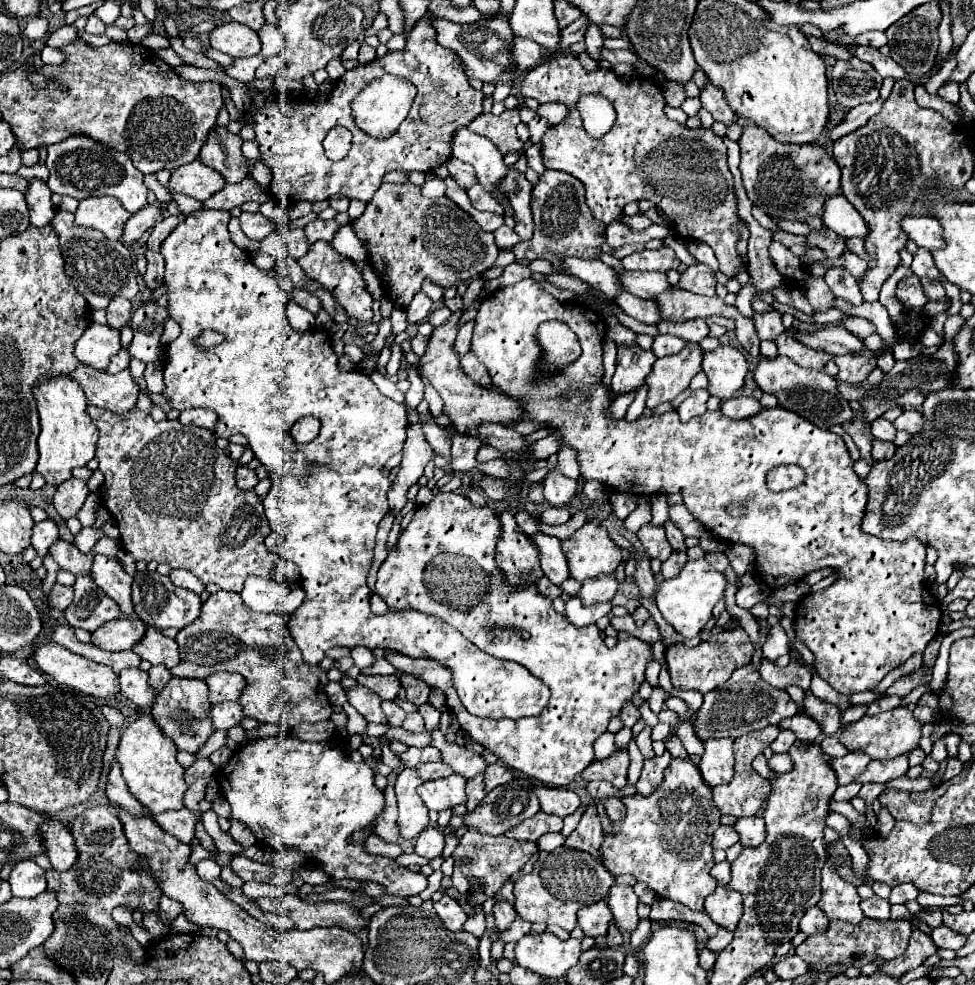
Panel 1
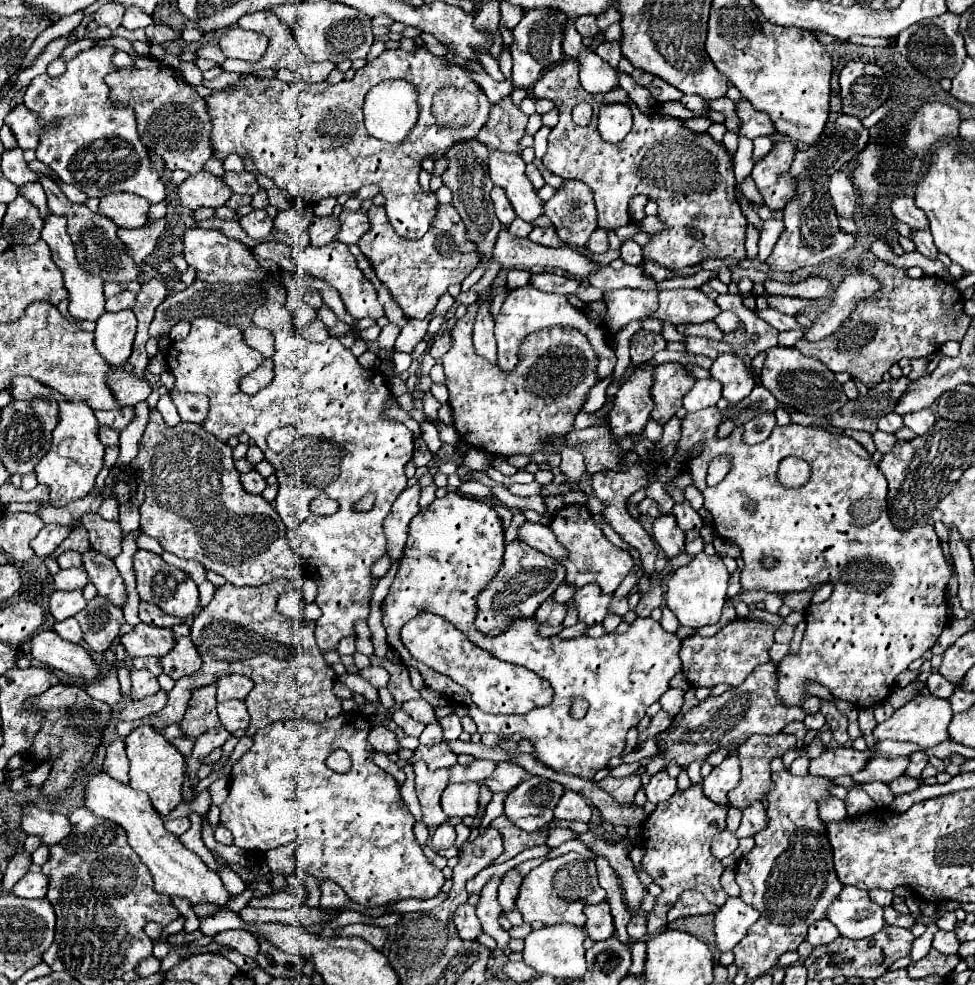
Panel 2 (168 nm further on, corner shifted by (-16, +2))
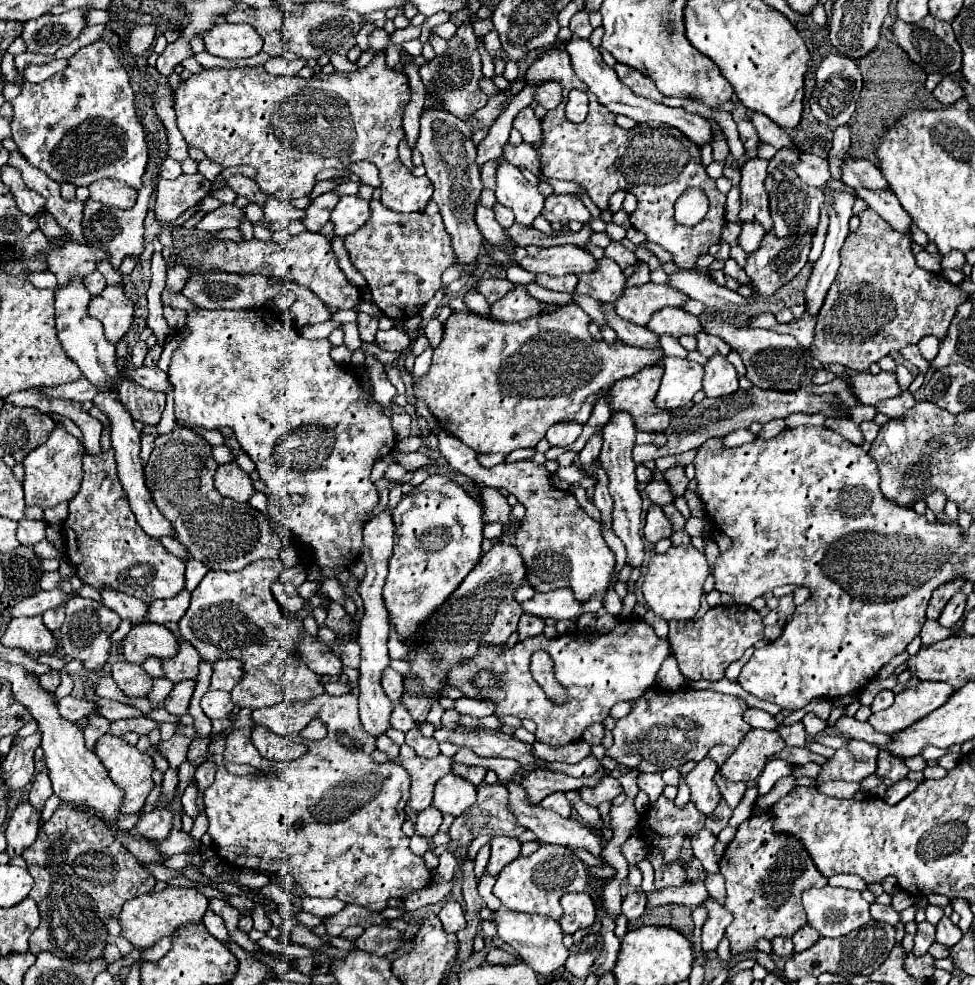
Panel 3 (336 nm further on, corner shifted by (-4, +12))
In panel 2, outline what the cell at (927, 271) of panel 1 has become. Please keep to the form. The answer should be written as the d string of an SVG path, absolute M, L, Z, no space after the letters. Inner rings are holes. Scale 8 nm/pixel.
M924 229L924 231L912 231L910 239L916 245L916 251L920 251L922 255L926 255L930 259L936 259L938 251L936 251L936 245L932 241L932 233L928 229Z

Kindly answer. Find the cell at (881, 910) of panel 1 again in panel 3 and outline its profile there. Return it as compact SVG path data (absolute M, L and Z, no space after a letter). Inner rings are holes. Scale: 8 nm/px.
M872 903L870 913L872 913L872 919L876 919L876 921L884 921L884 923L890 923L890 925L898 925L900 923L900 913L894 911L890 905Z

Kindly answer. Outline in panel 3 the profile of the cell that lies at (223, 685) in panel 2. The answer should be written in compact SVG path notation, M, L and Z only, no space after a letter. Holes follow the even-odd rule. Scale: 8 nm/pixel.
M220 659L214 663L214 675L212 675L210 689L232 691L234 685L240 681L240 677L242 677L242 671L236 659Z

